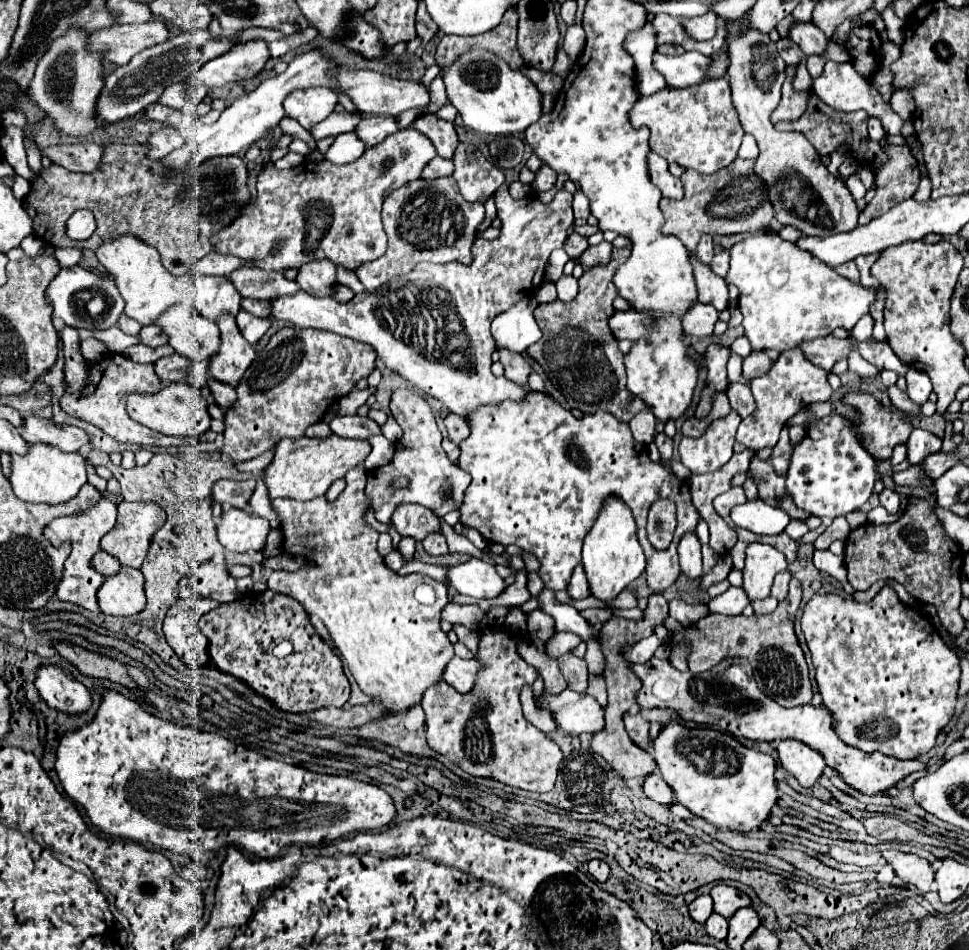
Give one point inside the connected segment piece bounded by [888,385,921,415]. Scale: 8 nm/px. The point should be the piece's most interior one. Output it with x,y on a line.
900,399

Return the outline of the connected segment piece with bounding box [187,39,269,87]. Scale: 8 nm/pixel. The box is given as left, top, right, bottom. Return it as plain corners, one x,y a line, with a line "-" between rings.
253,39
231,47
225,55
207,61
189,81
189,87
203,83
207,87
221,87
225,83
235,83
251,79
261,73
269,59
269,43
265,39

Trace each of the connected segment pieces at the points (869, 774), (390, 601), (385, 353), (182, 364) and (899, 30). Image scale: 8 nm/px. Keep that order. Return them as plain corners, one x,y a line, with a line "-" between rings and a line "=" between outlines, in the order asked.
725,657
715,667
705,673
681,673
668,660
651,659
643,665
633,665
633,671
641,679
643,687
637,693
637,703
641,709
647,707
671,707
681,719
695,723
711,723
719,725
721,731
731,733
733,737
753,739
753,741
777,741
777,739
797,739
811,749
823,753
829,767
833,767
847,785
867,793
885,793
899,779
913,771
923,771
925,763
919,759
901,761
895,757
887,757
883,753
863,753
855,747
845,745
831,725
831,713
825,705
799,705
799,707
781,707
771,697
761,693
755,679
747,673
747,661
739,657
=
363,465
351,469
347,475
345,475
345,481
347,481
347,487
343,489
343,493
335,499
335,501
327,501
327,497
315,497
311,501
291,501
291,499
271,499
271,507
275,511
275,515
279,517
279,529
283,531
283,551
289,553
289,555
297,555
305,561
305,565
299,569
299,571
271,571
269,579
267,579
267,585
271,591
275,593
281,593
281,595
287,595
287,597
293,597
295,601
299,601
307,613
315,613
327,627
335,647
341,651
341,657
345,659
353,679
357,681
357,685
361,687
363,693
367,693
369,697
373,699
379,699
389,711
395,711
395,713
401,713
409,707
413,707
415,703
421,701
423,693
427,687
431,687
435,681
441,679
441,673
447,665
447,661
453,657
453,645
451,641
447,639
447,635
443,633
443,629
439,627
439,621
441,621
441,609
447,605
447,587
443,587
441,581
435,581
427,575
421,575
421,573
409,573
409,575
399,575
395,573
391,567
387,567
387,563
383,561
383,557
379,555
377,551
377,531
367,527
363,521
361,521
361,513
369,507
369,501
363,493
365,489
365,469
=
507,183
501,185
495,193
495,203
497,203
497,217
501,219
501,233
497,239
493,241
487,241
487,239
481,239
477,237
475,239
475,245
471,247
471,255
473,255
473,261
469,265
463,265
459,261
451,261
451,263
445,263
445,265
435,265
435,263
419,263
409,275
405,277
399,277
395,281
389,281
385,283
383,287
379,287
377,291
373,293
355,293
355,297
347,303
339,303
335,301
333,297
311,297
309,293
295,293
291,297
279,297
273,301
273,317
275,319
285,319
285,321
291,321
295,327
313,327
313,329
325,329
325,331
331,331
331,333
337,333
341,337
351,337
353,341
361,341
361,343
369,343
375,351
377,351
377,357
385,363
385,367
389,367
391,371
399,373
403,379
407,379
411,385
415,385
417,389
421,389
425,395
441,401
449,411
457,413
457,415
465,415
469,413
471,409
477,409
479,405
487,405
487,403
499,403
499,401
505,401
505,399
513,399
513,401
519,401
525,397
525,389
521,389
519,385
515,385
513,381
507,381
507,377
495,377
491,373
491,355
495,351
495,339
491,335
491,321
495,319
497,313
503,313
507,311
509,307
517,305
521,299
525,297
533,297
537,287
543,283
543,277
545,277
545,267
547,267
547,261
549,261
549,255
551,251
563,247
567,235
569,235
569,229
573,227
573,209
571,209
571,201
573,201
573,195
565,189
559,189
553,197
551,203
543,203
539,197
523,197
523,199
513,199
507,191
=
173,353
169,357
161,357
155,363
155,373
163,383
177,383
177,381
185,381
189,365
191,363
189,363
187,357
=
889,3
889,5
883,9
881,17
883,17
883,21
885,21
889,39
903,39
903,25
905,25
905,21
901,21
901,19
895,15
893,3

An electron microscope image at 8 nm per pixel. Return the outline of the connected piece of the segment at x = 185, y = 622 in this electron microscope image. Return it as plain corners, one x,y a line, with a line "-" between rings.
209,597
177,599
165,615
163,633
169,645
193,669
199,669
209,663
207,637
199,637
197,623
203,613
209,613
217,605
219,601
213,601

